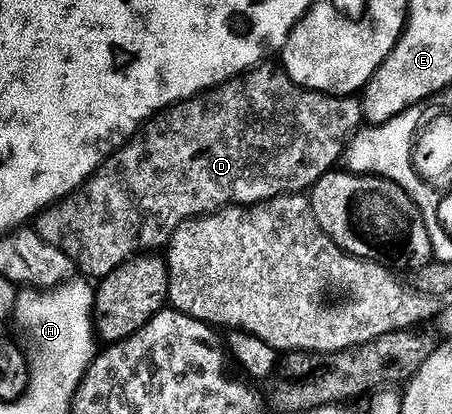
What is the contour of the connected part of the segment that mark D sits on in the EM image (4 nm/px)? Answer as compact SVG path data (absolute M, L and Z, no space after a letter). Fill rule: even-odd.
M261 63L256 68L241 73L240 76L232 78L231 81L217 85L216 88L210 89L190 101L167 106L163 111L157 113L151 121L147 122L127 145L120 148L124 153L124 262L132 260L134 255L157 250L154 248L158 245L167 246L171 242L172 234L175 233L176 228L185 225L187 221L199 219L209 213L235 205L260 205L263 201L272 201L275 197L303 194L305 191L311 190L317 181L322 180L327 173L333 172L341 164L345 150L349 148L350 142L353 140L352 132L359 125L362 125L361 102L352 95L329 95L315 93L312 89L303 89L291 81L283 68L276 66L275 69L274 66L268 64L272 63ZM140 183L142 183L142 187L150 185L150 189L142 189L144 197L148 197L148 193L158 191L158 195L148 197L148 199L154 199L154 209L150 209L150 211L146 209L146 203L140 199L140 193L134 193L134 189Z

